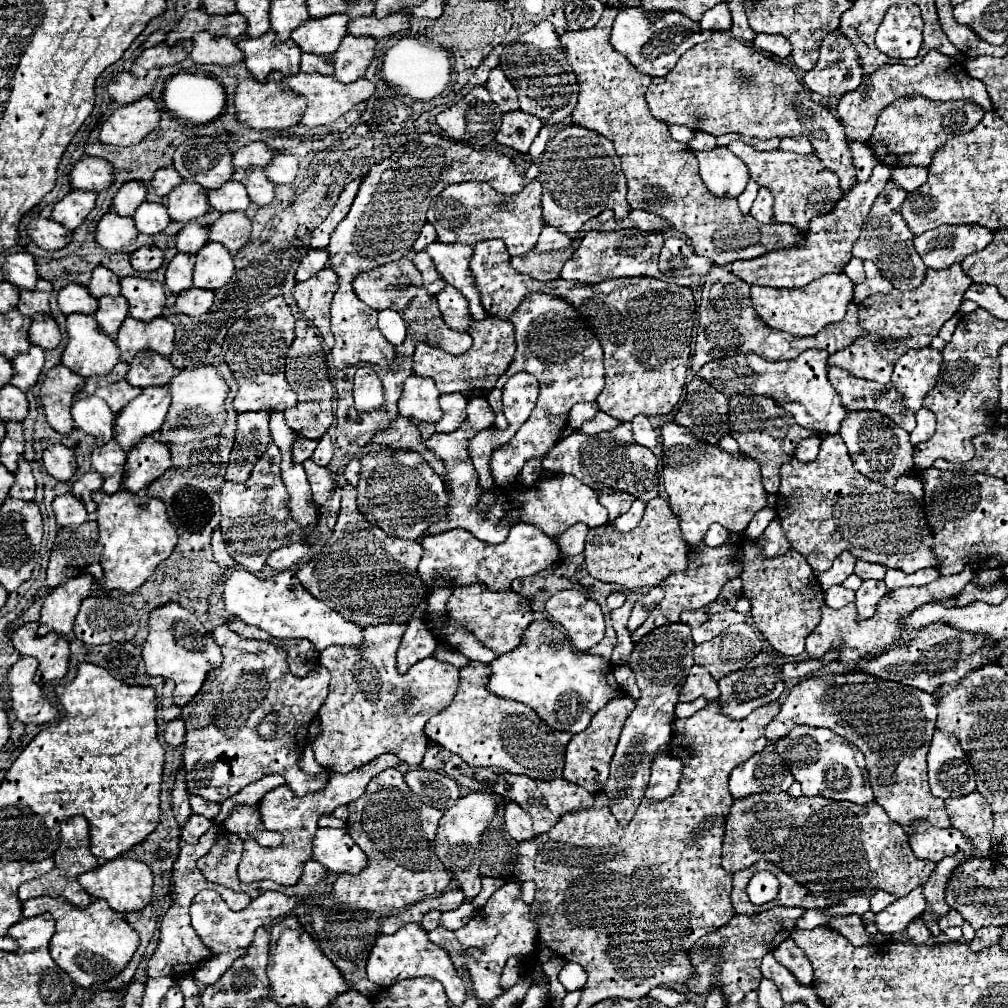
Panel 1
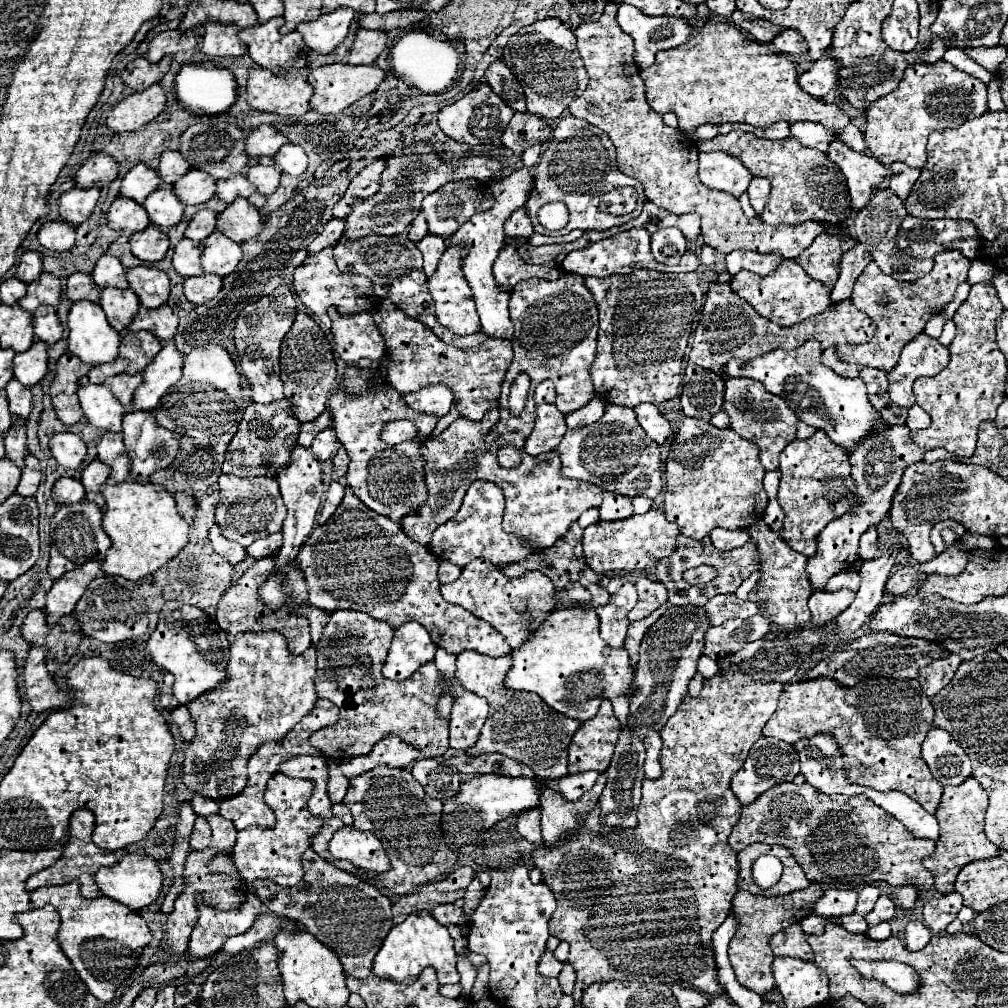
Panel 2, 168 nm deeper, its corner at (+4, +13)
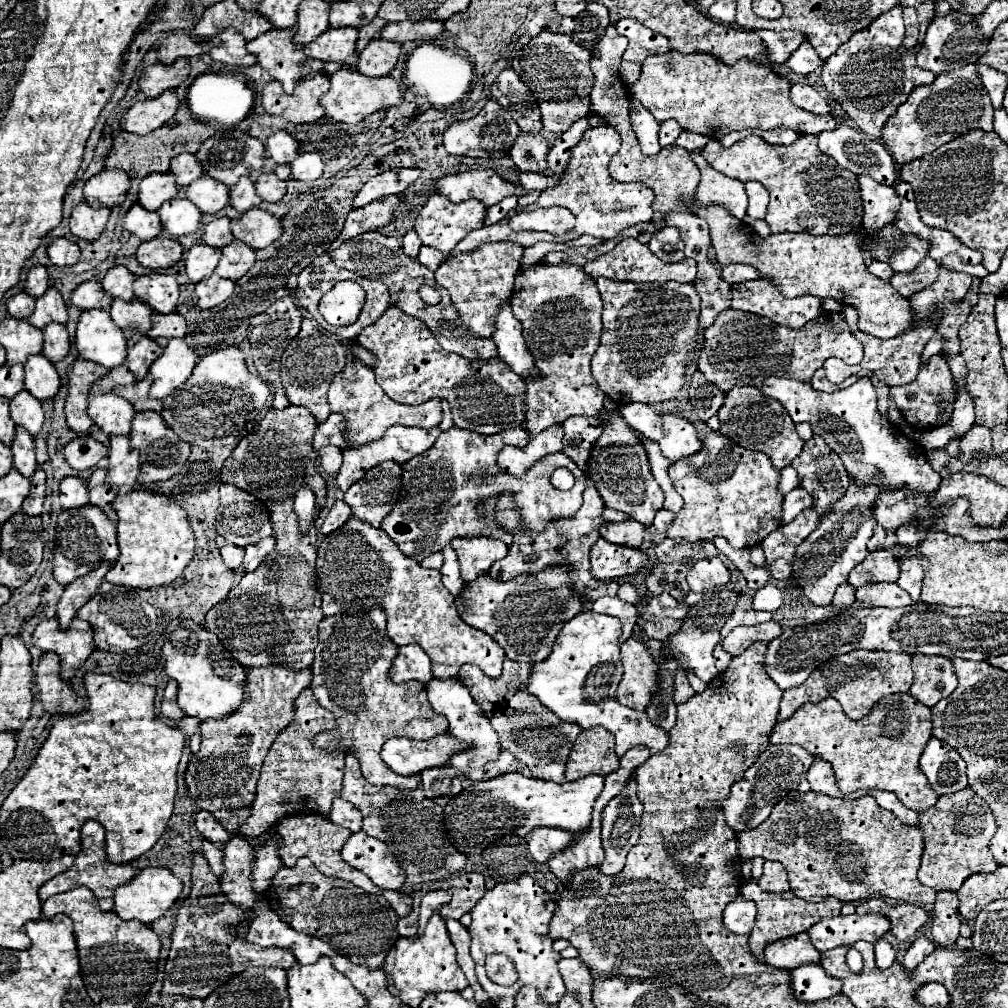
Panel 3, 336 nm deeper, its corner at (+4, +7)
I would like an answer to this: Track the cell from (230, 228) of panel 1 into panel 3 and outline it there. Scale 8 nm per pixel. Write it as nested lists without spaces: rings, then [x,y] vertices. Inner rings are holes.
[[[262,209],[246,211],[240,219],[232,223],[232,231],[236,239],[248,243],[252,249],[268,247],[272,241],[276,241],[282,235],[280,219]]]

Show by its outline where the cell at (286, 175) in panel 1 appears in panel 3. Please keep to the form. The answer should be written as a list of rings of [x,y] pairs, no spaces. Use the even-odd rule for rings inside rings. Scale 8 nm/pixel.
[[[300,153],[290,163],[290,167],[292,167],[292,179],[298,181],[314,181],[324,171],[324,163],[318,153]]]

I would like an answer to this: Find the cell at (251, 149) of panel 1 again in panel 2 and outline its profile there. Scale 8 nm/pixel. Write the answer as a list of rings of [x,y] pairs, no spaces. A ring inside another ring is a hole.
[[[260,125],[246,137],[246,149],[252,157],[274,157],[276,151],[286,143],[288,139],[272,125]]]

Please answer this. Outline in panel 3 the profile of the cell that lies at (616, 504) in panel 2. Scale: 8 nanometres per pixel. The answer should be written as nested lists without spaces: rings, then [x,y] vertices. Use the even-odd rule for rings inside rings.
[[[634,519],[608,521],[608,523],[604,523],[604,527],[600,527],[600,535],[616,545],[640,547],[644,543],[646,527],[642,523],[636,523]]]

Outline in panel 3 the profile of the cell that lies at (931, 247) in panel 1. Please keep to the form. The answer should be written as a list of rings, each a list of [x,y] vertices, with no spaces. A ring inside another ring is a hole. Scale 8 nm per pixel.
[[[886,225],[876,247],[870,249],[864,245],[864,251],[868,251],[868,259],[884,261],[894,271],[908,273],[928,255],[928,241],[918,235],[904,235],[894,225]]]

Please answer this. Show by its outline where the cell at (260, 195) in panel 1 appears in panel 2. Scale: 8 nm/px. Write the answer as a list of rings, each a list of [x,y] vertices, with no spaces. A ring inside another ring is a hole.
[[[254,165],[248,169],[248,181],[254,183],[258,187],[258,193],[262,195],[272,195],[278,189],[280,175],[282,175],[280,169],[266,165]]]

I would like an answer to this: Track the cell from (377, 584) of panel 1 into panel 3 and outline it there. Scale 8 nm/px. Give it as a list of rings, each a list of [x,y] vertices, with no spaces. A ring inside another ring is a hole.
[[[352,517],[344,527],[340,527],[340,531],[336,531],[336,535],[326,535],[318,543],[316,583],[318,583],[318,591],[322,595],[322,613],[326,617],[346,611],[346,609],[352,609],[356,605],[362,605],[362,607],[380,605],[386,613],[390,639],[396,645],[418,643],[432,659],[434,677],[438,677],[438,679],[456,677],[458,669],[464,663],[474,663],[488,677],[498,677],[502,673],[503,662],[506,659],[504,649],[488,633],[480,633],[478,629],[468,627],[468,623],[464,623],[460,619],[460,615],[454,607],[454,595],[442,585],[440,577],[442,577],[440,571],[424,569],[418,561],[404,555],[398,549],[398,545],[392,539],[388,539],[386,531],[376,529],[356,517]]]

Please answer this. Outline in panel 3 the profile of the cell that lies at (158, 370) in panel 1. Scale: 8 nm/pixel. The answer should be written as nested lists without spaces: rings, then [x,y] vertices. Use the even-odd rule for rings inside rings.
[[[132,335],[128,339],[126,367],[136,375],[136,379],[144,379],[154,359],[160,355],[162,355],[162,349],[148,335]]]

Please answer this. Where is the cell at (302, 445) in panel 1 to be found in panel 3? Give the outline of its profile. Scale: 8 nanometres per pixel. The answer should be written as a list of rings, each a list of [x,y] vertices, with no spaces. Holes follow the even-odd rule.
[[[330,413],[330,417],[324,423],[318,423],[316,433],[314,433],[314,441],[312,445],[316,447],[316,451],[324,445],[336,445],[336,447],[346,447],[346,441],[342,439],[342,431],[344,431],[344,419],[338,413]]]

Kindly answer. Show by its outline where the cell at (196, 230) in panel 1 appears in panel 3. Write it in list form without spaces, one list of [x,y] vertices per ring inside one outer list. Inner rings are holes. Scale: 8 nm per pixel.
[[[218,217],[218,219],[210,221],[208,225],[204,225],[204,231],[202,231],[202,243],[204,245],[220,249],[226,243],[230,243],[232,239],[234,239],[234,235],[232,235],[228,217]]]

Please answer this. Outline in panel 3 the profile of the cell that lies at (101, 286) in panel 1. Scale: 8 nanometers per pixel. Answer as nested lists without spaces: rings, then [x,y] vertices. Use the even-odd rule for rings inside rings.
[[[116,265],[102,279],[102,287],[112,297],[130,301],[134,297],[134,293],[132,293],[132,281],[134,281],[134,275],[124,265]]]

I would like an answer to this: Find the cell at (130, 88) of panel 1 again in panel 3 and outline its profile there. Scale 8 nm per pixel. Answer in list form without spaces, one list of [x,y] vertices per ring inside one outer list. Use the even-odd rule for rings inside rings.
[[[176,59],[176,63],[170,63],[170,65],[156,63],[142,71],[138,79],[138,87],[146,97],[158,97],[168,89],[182,85],[188,73],[190,73],[188,59]]]

